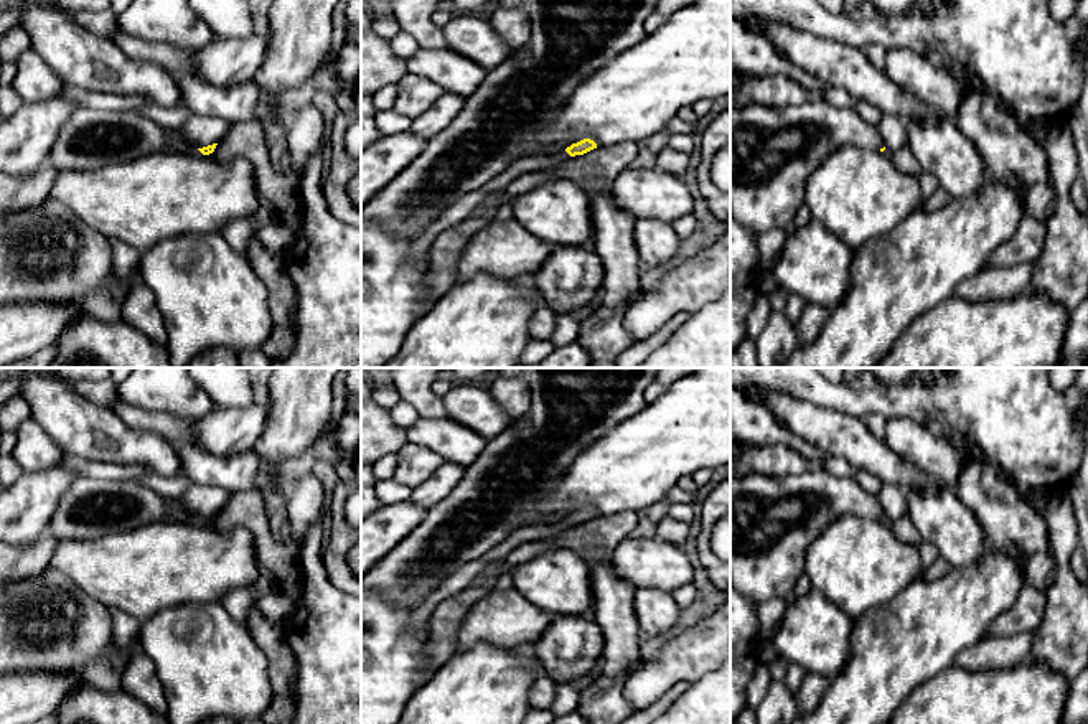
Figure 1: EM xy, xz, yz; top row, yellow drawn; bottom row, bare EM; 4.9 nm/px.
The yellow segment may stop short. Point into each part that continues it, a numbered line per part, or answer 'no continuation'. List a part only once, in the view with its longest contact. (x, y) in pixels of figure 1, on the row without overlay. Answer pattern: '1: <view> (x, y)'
1: xz (459, 581)

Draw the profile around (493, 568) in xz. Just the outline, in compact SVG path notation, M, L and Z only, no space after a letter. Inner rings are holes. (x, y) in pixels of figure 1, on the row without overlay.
M496 559L496 561L488 562L488 564L478 572L478 576L473 579L471 584L481 584L481 582L491 579L493 576L501 574L501 572L503 572L503 564L504 564L504 559Z

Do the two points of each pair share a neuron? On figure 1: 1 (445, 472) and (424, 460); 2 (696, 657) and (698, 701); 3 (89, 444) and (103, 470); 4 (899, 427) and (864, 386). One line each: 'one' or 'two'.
1: two
2: two
3: two
4: two

